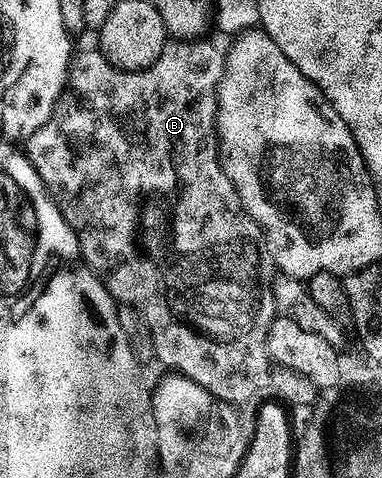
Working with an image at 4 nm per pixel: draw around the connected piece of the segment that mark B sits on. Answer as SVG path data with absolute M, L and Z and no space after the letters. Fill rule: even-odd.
M169 40L166 41L163 52L159 56L159 60L155 60L155 64L146 66L140 70L116 70L108 60L101 54L100 49L93 50L78 49L73 57L69 60L69 76L64 93L57 101L57 106L51 112L51 116L47 120L47 124L43 124L43 128L39 128L32 136L24 139L23 150L27 155L27 161L33 171L39 176L39 180L43 180L46 191L51 195L57 207L61 209L61 215L67 220L70 228L77 233L77 243L81 249L81 257L85 259L86 266L101 279L101 283L105 285L107 291L114 300L120 304L131 304L131 308L135 308L143 316L143 320L147 324L147 328L151 332L151 340L153 341L153 353L156 361L162 362L165 368L176 370L180 374L186 374L191 380L195 380L197 384L203 388L207 388L209 392L216 395L217 398L225 402L234 404L242 404L257 390L257 385L261 382L261 377L265 374L265 369L271 366L271 359L265 349L267 344L267 332L271 328L274 317L277 314L277 305L273 299L273 275L275 267L273 257L269 251L269 245L265 243L265 234L261 230L261 226L254 218L249 215L241 206L239 196L235 192L235 188L231 184L229 177L223 172L221 167L221 159L219 157L219 143L217 141L217 85L221 82L221 76L225 71L225 50L222 47L217 47L213 42L205 42L206 40Z

